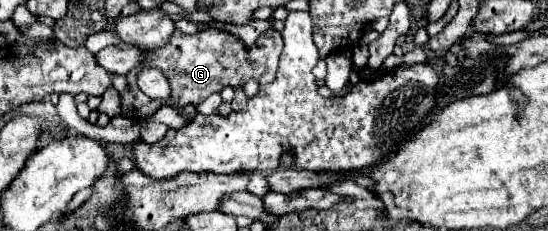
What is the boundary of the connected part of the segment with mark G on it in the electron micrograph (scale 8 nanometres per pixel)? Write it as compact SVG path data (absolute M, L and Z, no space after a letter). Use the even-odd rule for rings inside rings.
M274 27L264 31L252 47L246 47L240 37L230 35L226 31L218 31L218 29L204 29L194 35L186 35L180 29L176 29L176 33L172 33L172 41L168 41L166 45L166 51L162 47L162 55L158 49L152 53L146 53L146 59L154 61L154 67L162 69L172 85L170 103L166 99L156 99L156 101L150 97L146 99L146 95L142 95L142 91L138 89L136 79L134 77L130 79L130 71L128 71L128 89L120 93L122 115L130 117L130 89L134 89L136 93L134 105L138 109L134 109L134 113L152 115L162 105L172 105L172 107L200 105L206 97L210 97L212 93L220 93L224 87L240 89L248 79L258 79L258 83L272 83L278 69L278 57L280 57L282 47L284 47L282 35Z

